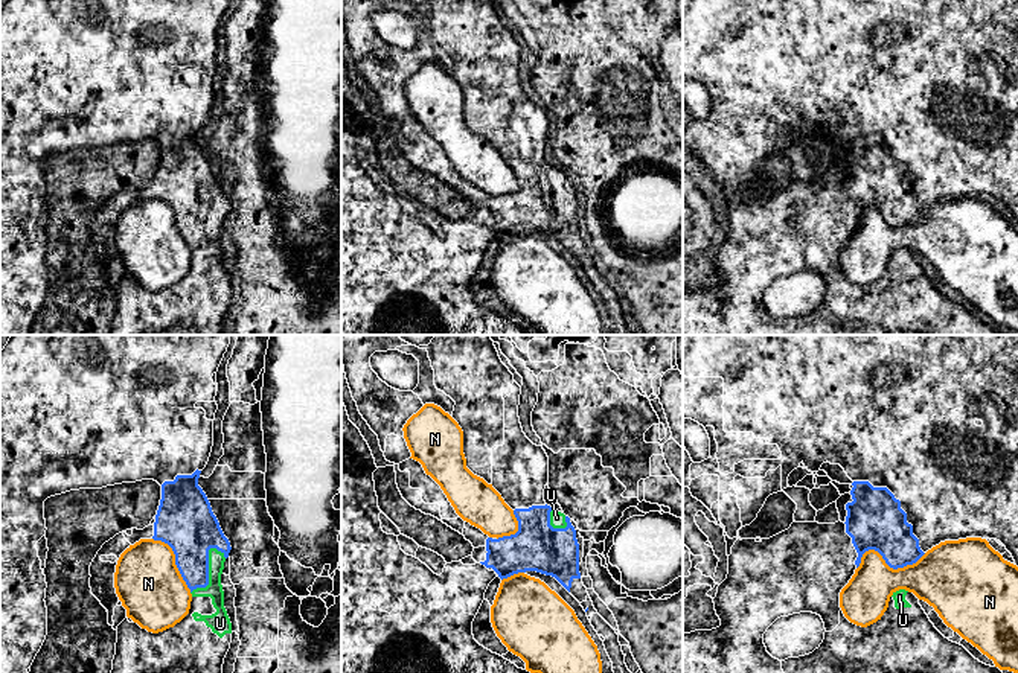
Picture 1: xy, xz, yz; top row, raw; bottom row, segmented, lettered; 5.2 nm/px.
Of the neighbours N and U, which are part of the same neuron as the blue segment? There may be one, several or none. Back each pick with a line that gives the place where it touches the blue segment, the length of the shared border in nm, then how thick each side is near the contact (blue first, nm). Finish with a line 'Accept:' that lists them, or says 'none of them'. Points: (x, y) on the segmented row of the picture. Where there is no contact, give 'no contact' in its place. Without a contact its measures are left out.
U: contact xy (208, 568); length 280 nm; calibres 300 and 90 nm
Accept: U

